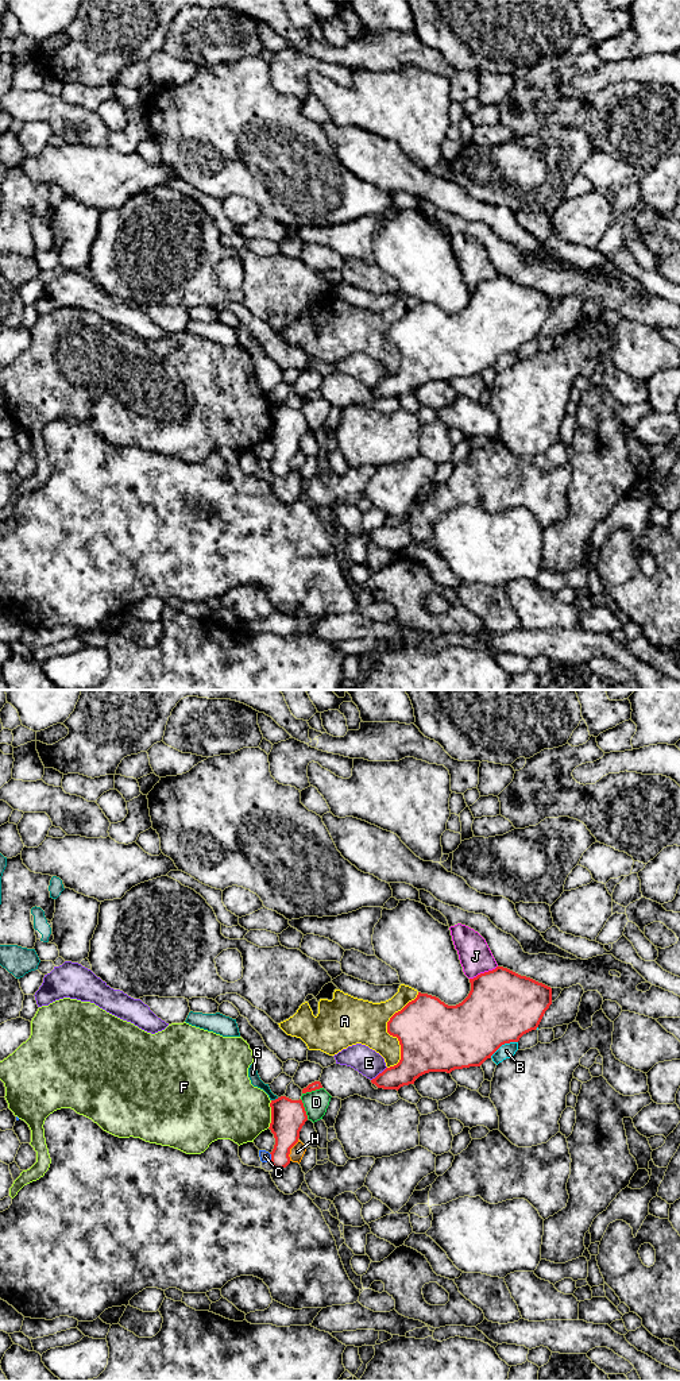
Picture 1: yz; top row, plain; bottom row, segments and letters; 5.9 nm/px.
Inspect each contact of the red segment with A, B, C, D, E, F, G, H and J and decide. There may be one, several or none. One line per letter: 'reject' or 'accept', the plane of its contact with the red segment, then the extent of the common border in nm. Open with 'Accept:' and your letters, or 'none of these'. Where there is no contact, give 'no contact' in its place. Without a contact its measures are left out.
Accept: none of these
A: reject; contact in yz; length 500 nm
B: reject; contact in yz; length 190 nm
C: reject; contact in yz; length 60 nm
D: reject; contact in yz; length 130 nm
E: reject; contact in yz; length 130 nm
F: reject; contact in yz; length 170 nm
G: reject; contact in yz; length 50 nm
H: reject; contact in yz; length 140 nm
J: reject; contact in yz; length 190 nm

